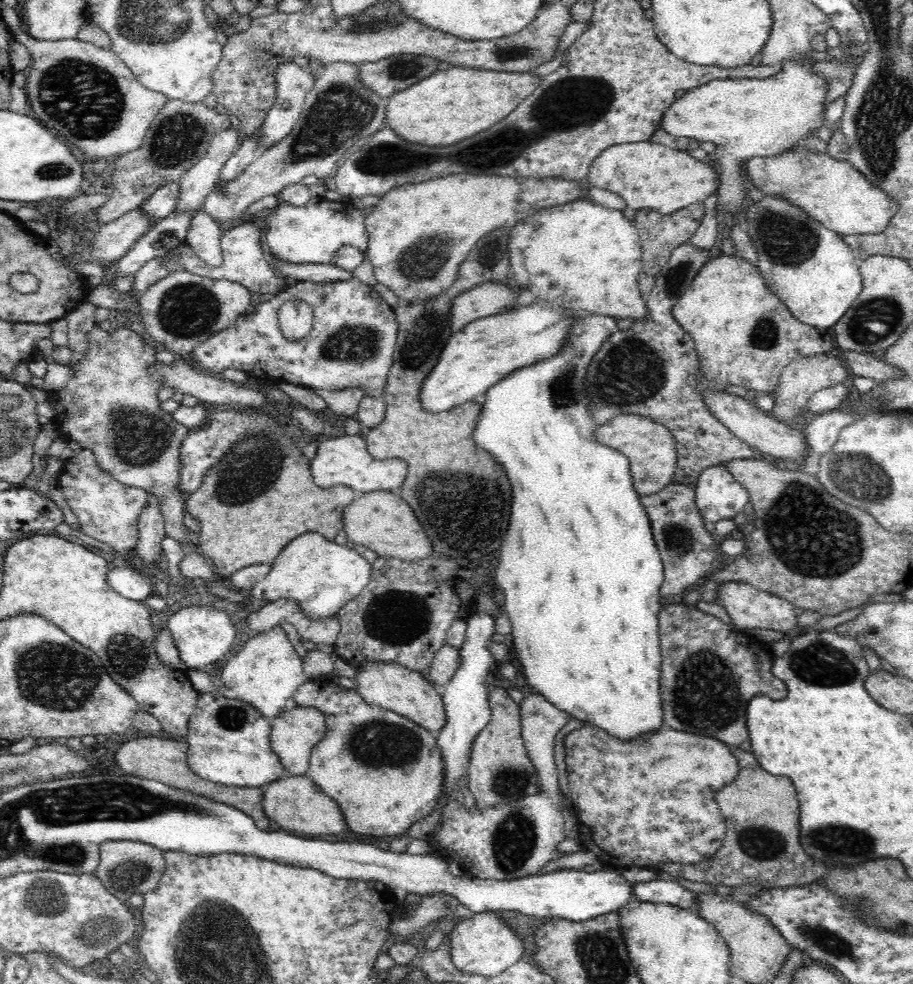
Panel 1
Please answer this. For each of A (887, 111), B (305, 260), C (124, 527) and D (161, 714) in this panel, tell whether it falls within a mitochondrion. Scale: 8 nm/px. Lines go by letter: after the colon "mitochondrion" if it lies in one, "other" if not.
A: mitochondrion
B: other
C: other
D: other

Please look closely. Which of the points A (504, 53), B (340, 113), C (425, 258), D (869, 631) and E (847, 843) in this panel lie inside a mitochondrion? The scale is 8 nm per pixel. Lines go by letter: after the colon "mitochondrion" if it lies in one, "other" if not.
A: mitochondrion
B: mitochondrion
C: mitochondrion
D: mitochondrion
E: mitochondrion

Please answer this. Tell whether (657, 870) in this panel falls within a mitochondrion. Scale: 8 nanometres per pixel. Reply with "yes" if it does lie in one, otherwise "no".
no

